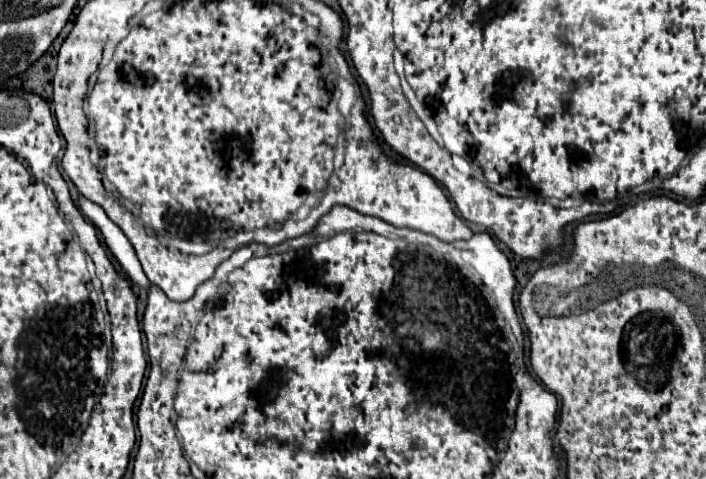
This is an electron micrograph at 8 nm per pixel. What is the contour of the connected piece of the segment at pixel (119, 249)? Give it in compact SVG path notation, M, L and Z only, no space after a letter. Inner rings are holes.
M80 197L80 209L82 209L82 213L100 229L100 233L104 235L104 241L106 241L108 249L110 249L112 255L118 259L118 263L122 265L124 273L126 273L134 283L138 283L140 287L144 287L144 289L150 287L150 281L146 279L146 275L144 275L140 263L138 263L138 257L136 257L136 253L134 253L130 241L126 239L126 235L122 235L120 227L114 225L114 223L108 219L108 215L106 215L102 209L98 209L96 203L92 205L88 199L82 199L82 197Z

